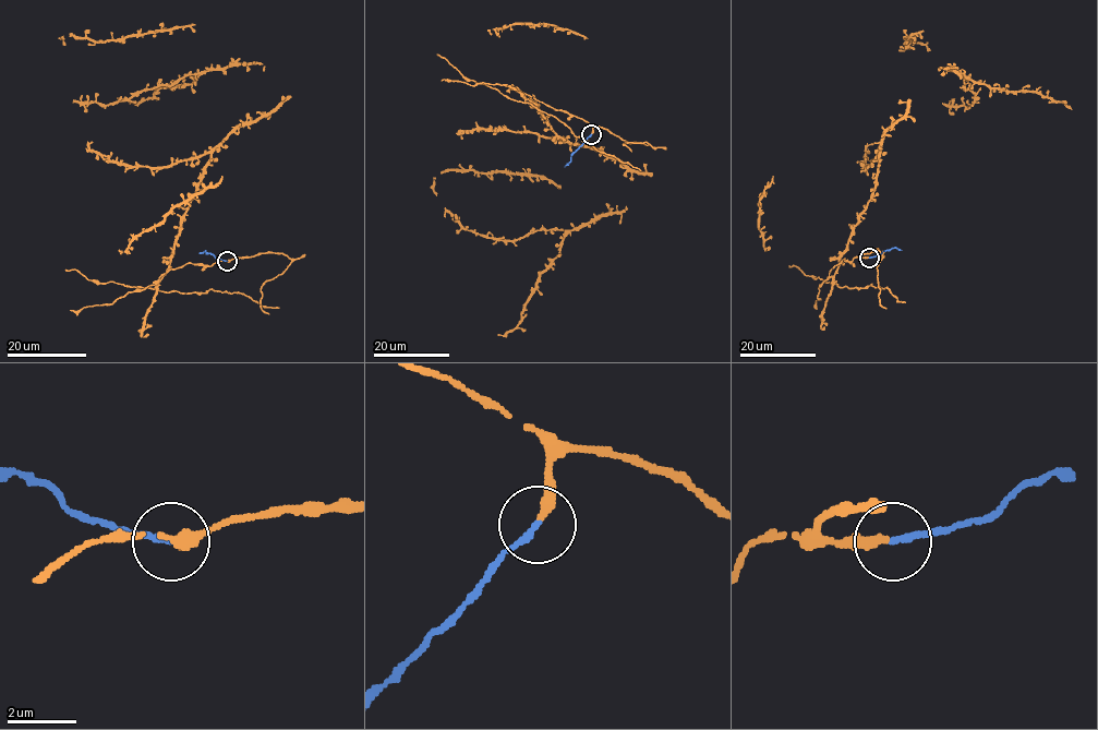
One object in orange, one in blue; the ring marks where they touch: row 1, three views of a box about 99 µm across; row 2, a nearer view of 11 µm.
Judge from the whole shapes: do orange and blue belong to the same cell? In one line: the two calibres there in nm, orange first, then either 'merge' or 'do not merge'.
280 nm thick on the orange side, 170 nm on the other; merge

